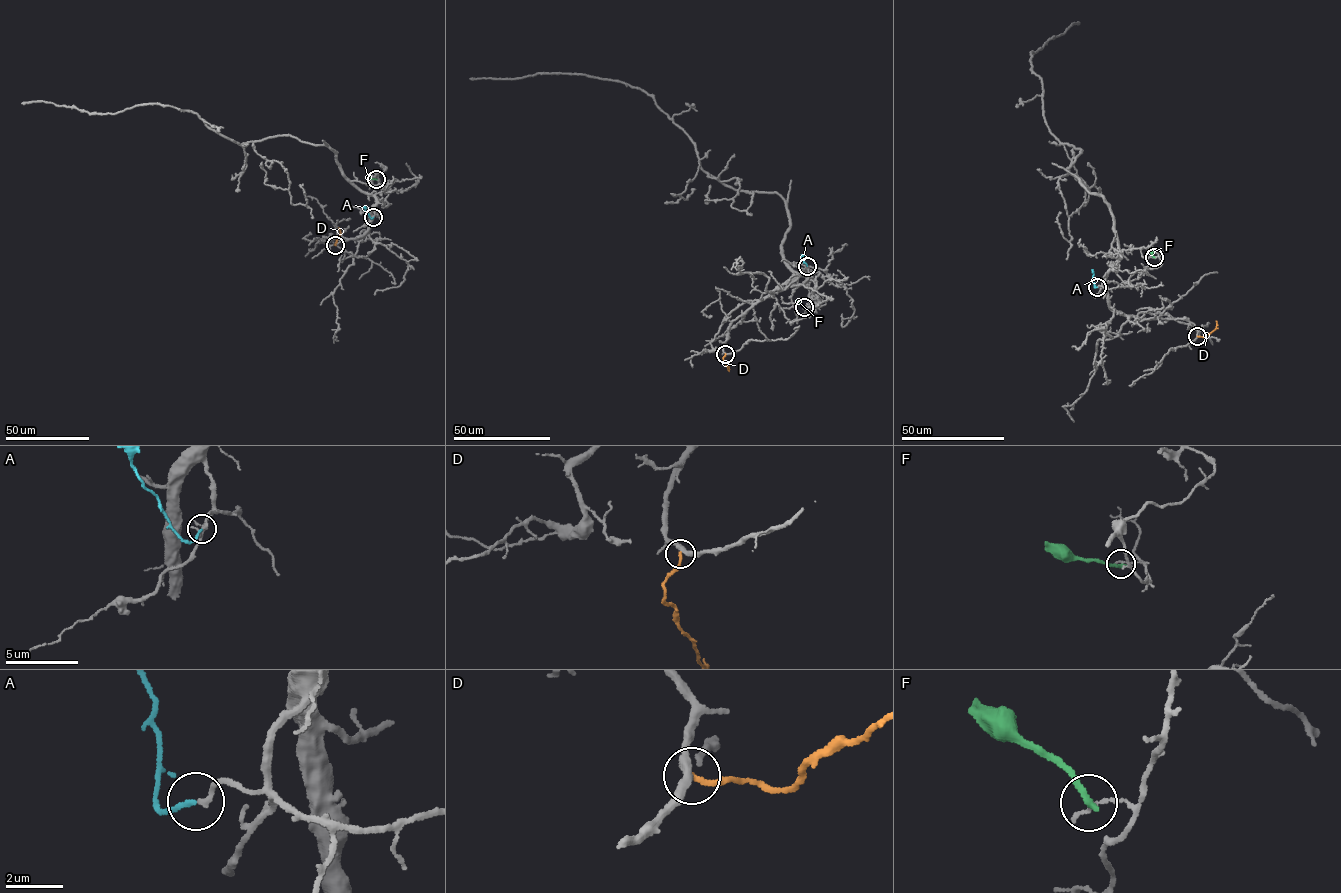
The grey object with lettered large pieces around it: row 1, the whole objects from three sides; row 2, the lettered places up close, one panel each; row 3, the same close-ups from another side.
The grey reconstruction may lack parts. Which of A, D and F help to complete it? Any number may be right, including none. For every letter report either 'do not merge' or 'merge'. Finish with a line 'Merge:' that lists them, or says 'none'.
A: merge
D: do not merge
F: do not merge
Merge: A

